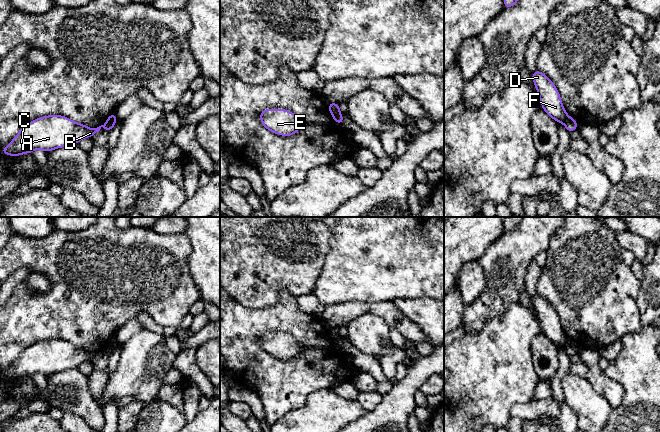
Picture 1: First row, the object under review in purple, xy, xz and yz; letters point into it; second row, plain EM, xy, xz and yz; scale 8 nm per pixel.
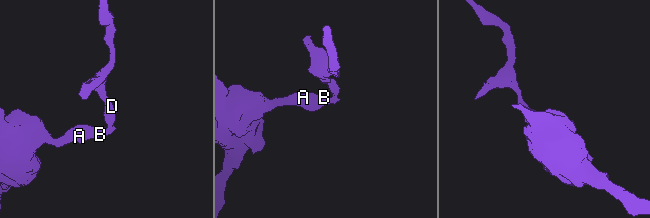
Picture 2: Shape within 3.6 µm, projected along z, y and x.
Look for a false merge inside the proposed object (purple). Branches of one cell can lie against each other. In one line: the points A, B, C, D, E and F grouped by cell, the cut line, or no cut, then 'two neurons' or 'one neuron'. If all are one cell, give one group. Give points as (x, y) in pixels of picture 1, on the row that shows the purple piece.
groups A B C E / D F; cut xy (116, 118), (107, 122); two neurons

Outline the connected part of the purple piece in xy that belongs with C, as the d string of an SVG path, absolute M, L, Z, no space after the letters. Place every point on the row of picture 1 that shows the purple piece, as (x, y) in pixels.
M61 115L43 116L26 124L6 148L0 149L0 152L12 157L31 153L36 149L49 152L77 144L83 138L93 137L102 127L110 132L116 123L117 119L91 129Z

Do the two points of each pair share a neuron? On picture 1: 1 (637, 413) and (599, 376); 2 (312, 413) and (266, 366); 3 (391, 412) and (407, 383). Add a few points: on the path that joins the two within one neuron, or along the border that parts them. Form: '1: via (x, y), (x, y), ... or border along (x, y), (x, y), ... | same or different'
1: border along (611, 378), (623, 390), (622, 401), (613, 408) | different
2: border along (322, 389), (313, 391), (302, 407), (284, 416) | different
3: via (396, 405), (405, 390) | same

